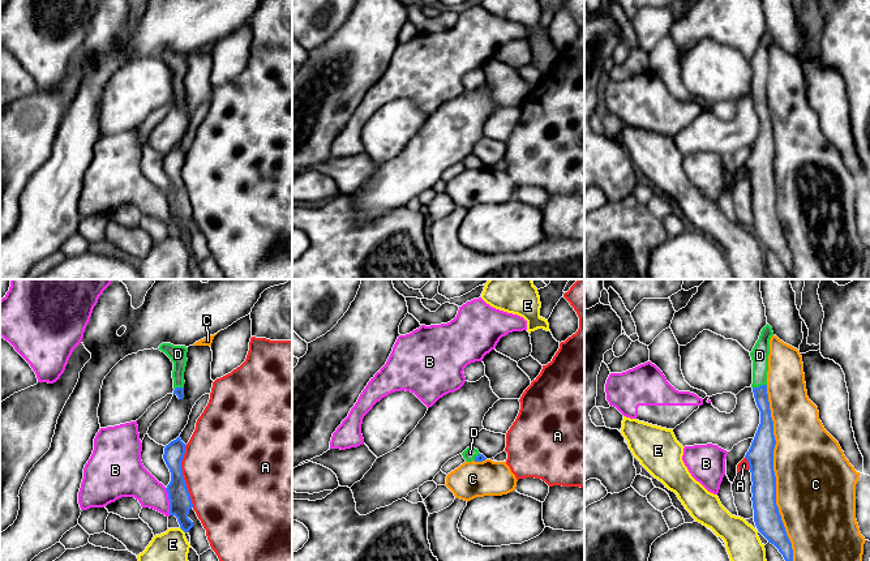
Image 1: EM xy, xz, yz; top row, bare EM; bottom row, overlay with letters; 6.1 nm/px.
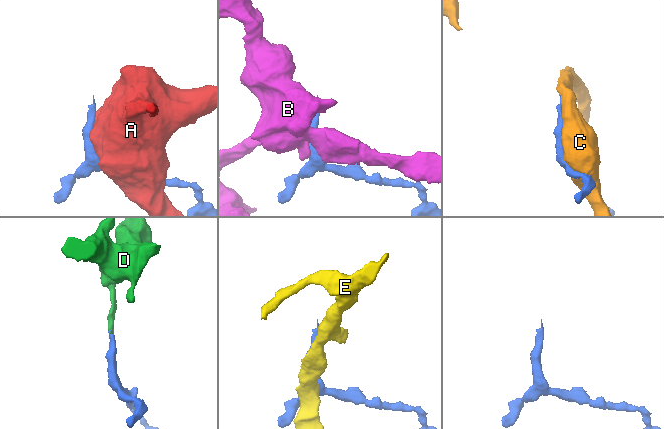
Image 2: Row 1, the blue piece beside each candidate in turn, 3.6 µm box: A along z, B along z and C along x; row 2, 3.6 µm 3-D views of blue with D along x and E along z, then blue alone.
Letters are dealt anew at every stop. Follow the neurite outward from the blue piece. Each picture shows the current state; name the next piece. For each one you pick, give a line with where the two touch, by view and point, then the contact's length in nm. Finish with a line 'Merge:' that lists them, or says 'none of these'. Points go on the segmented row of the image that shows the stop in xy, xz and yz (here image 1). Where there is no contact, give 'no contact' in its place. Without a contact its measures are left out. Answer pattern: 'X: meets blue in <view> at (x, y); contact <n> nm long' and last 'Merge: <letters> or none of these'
D: meets blue in yz at (759, 386); contact 90 nm long
Merge: D

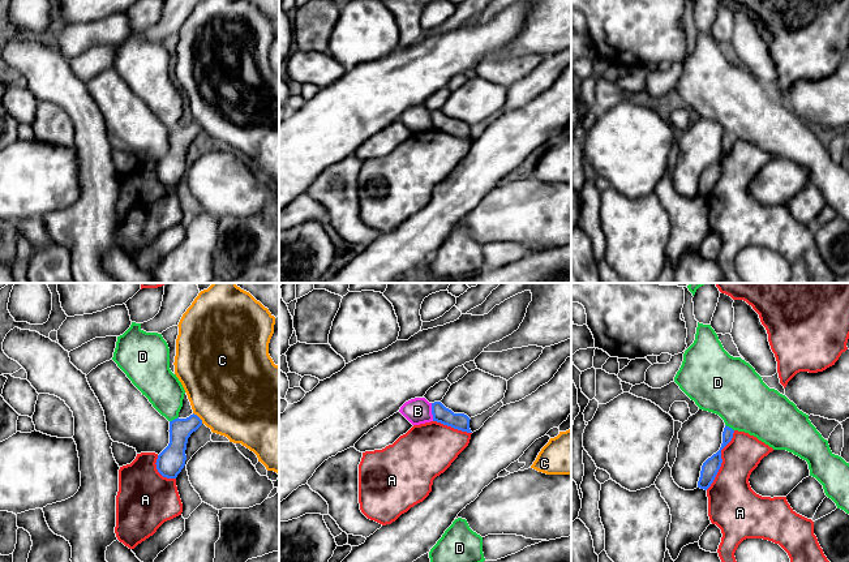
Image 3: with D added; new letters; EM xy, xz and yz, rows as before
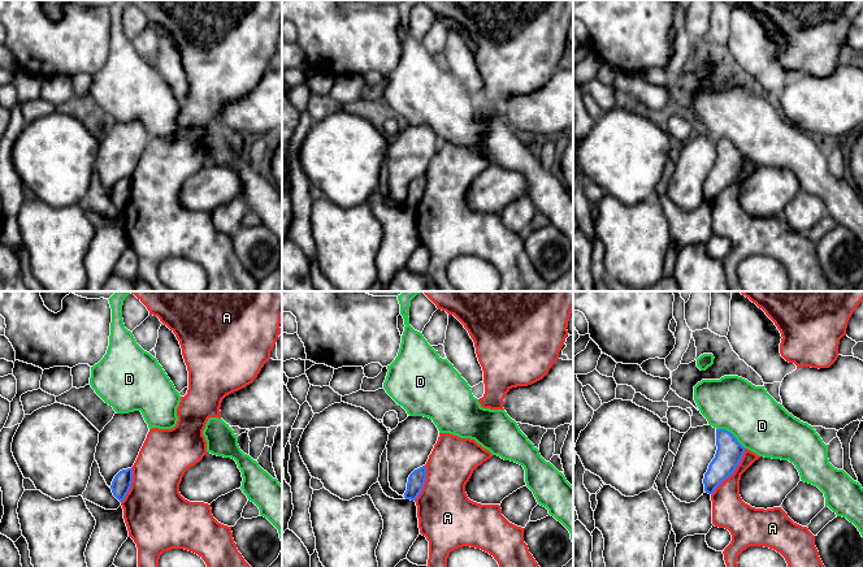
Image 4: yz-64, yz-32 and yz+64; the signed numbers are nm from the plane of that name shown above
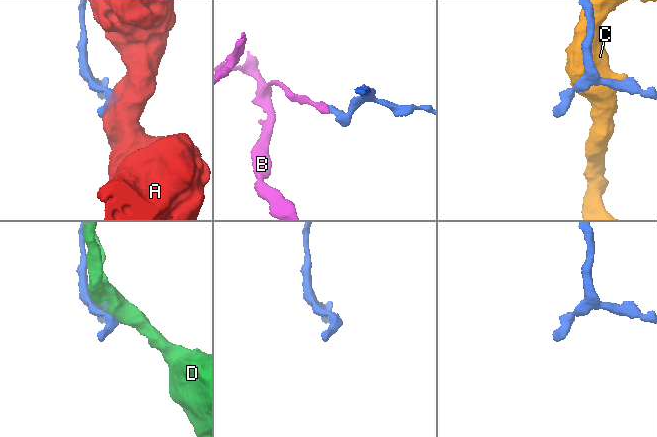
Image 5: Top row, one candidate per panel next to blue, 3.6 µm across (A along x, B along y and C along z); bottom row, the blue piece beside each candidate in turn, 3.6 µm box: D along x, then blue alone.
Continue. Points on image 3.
Merge: none of these

